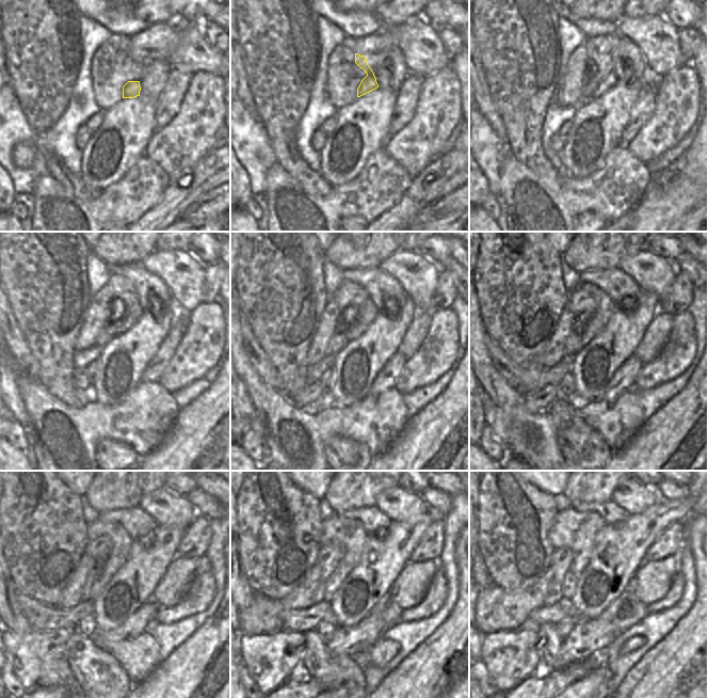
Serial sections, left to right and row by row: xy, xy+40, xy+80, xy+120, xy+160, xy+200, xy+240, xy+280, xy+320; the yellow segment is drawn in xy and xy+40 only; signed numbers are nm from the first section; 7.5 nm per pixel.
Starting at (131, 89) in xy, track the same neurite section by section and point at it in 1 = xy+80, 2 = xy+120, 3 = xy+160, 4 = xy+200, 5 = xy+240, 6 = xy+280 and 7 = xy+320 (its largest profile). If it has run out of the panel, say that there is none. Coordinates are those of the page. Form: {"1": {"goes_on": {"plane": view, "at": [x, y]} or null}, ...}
{"1": {"goes_on": {"plane": "xy+80", "at": [605, 78]}}, "2": {"goes_on": {"plane": "xy+120", "at": [132, 311]}}, "3": {"goes_on": {"plane": "xy+160", "at": [367, 313]}}, "4": {"goes_on": {"plane": "xy+200", "at": [605, 307]}}, "5": {"goes_on": {"plane": "xy+240", "at": [122, 541]}}, "6": {"goes_on": {"plane": "xy+280", "at": [337, 528]}}, "7": {"goes_on": {"plane": "xy+320", "at": [574, 529]}}}

